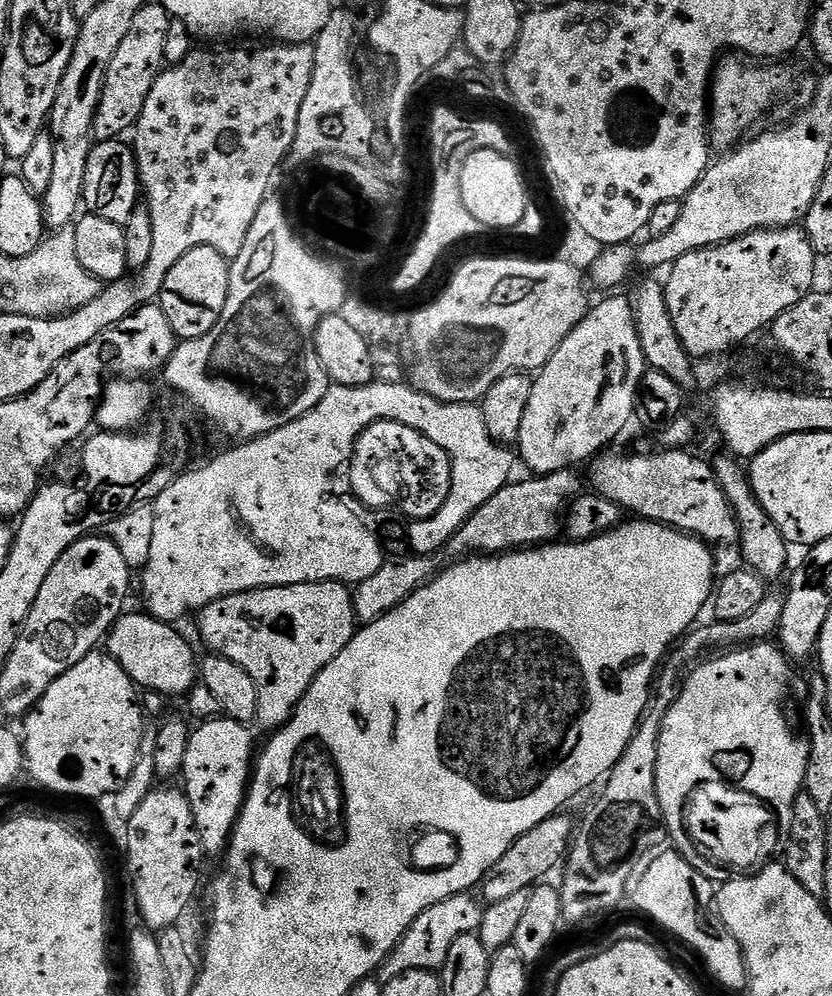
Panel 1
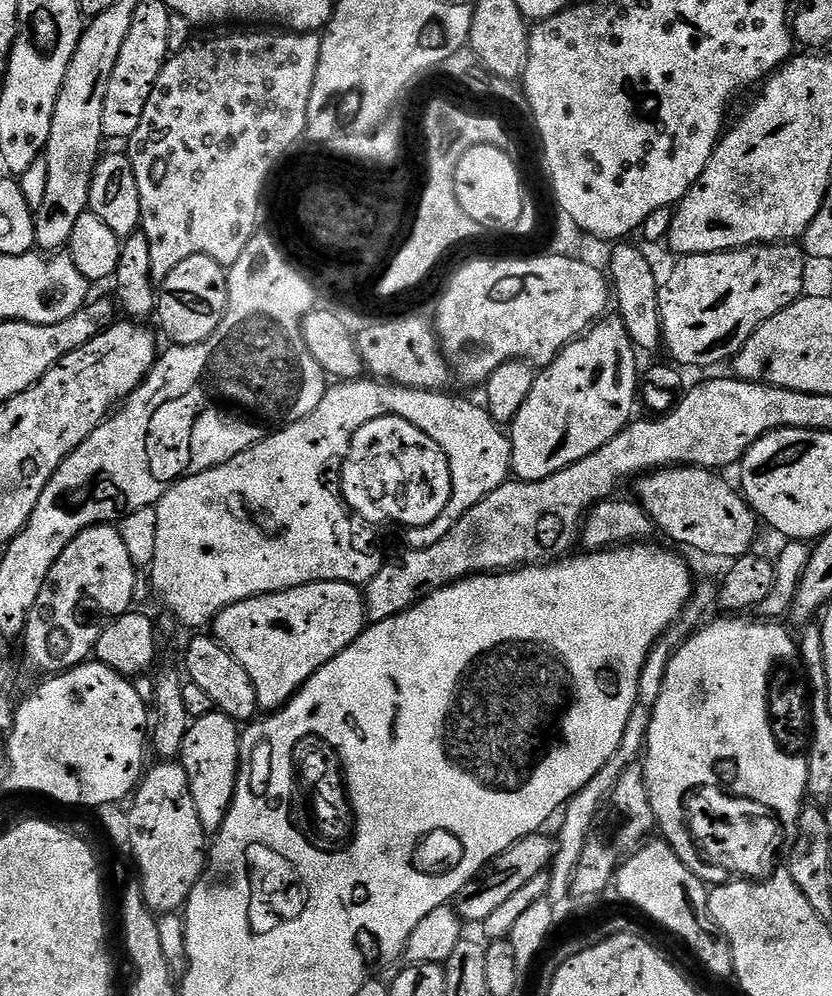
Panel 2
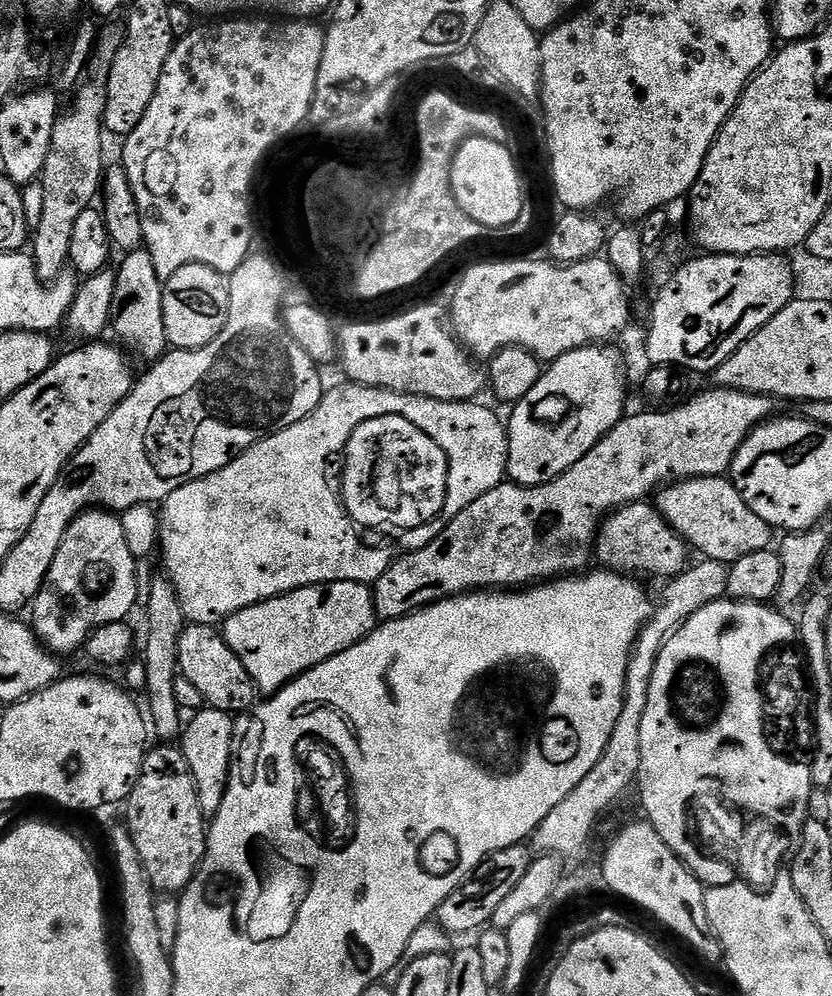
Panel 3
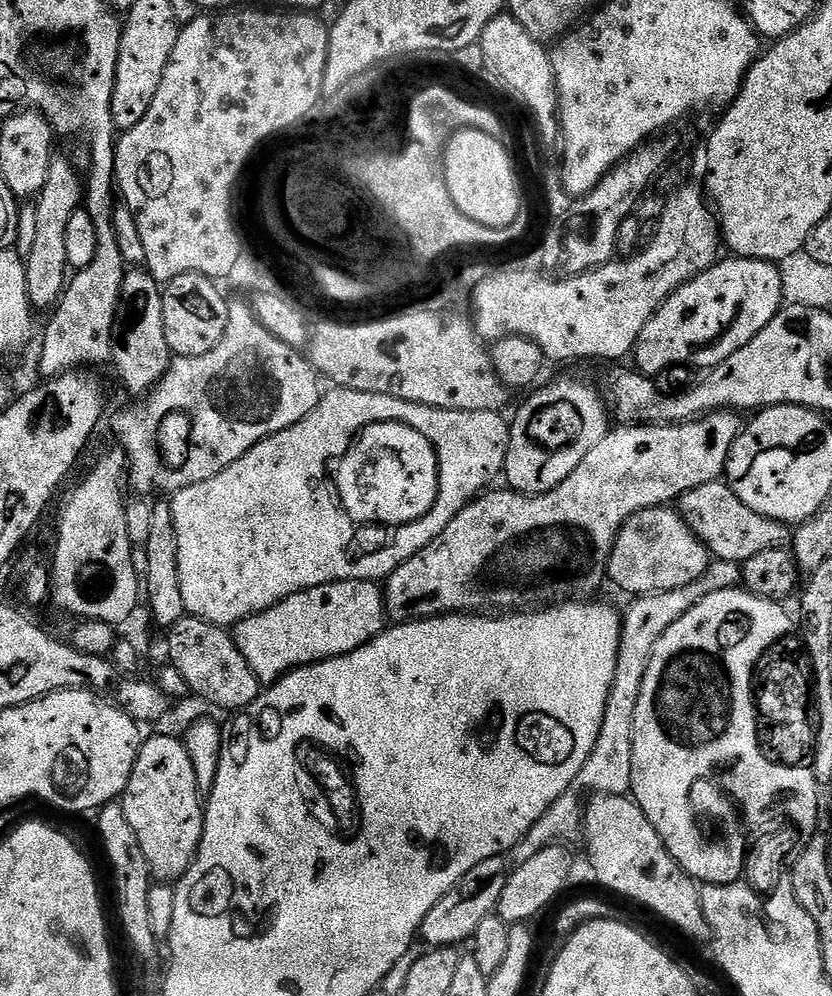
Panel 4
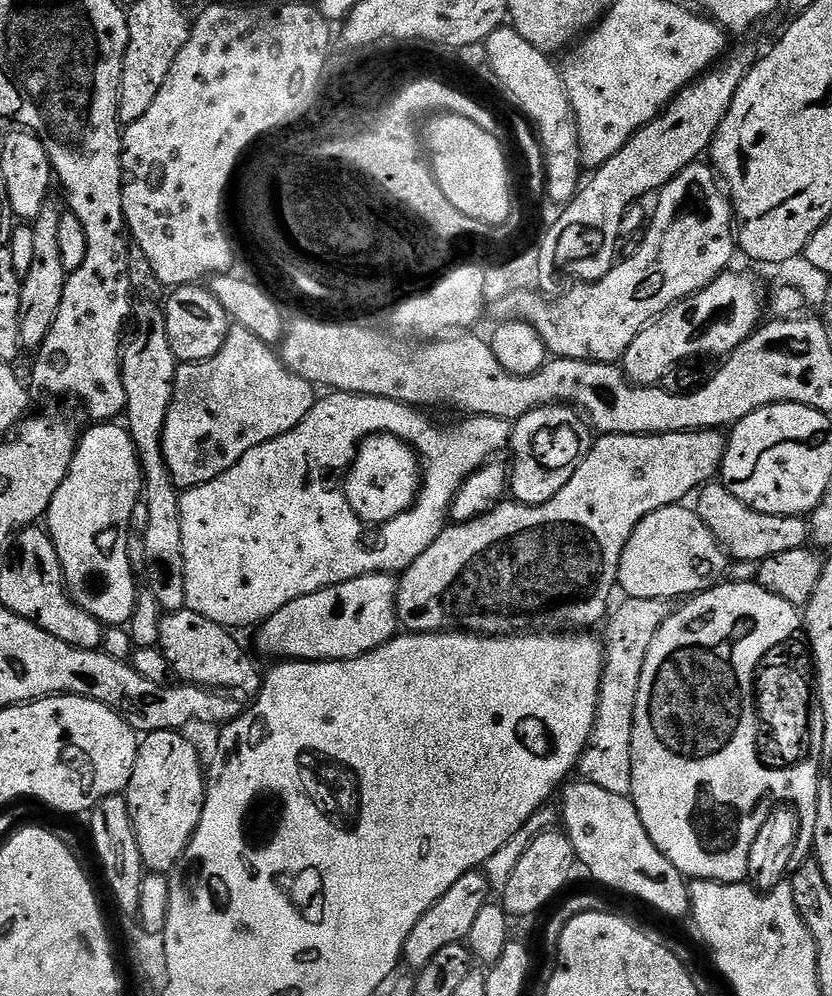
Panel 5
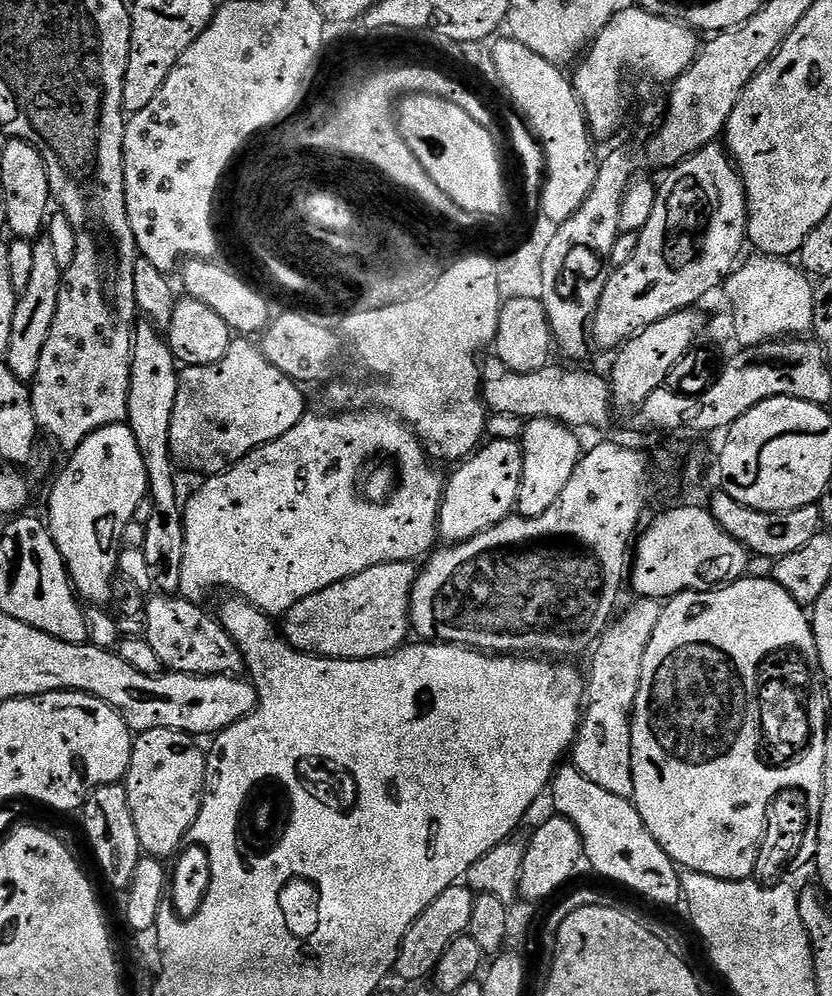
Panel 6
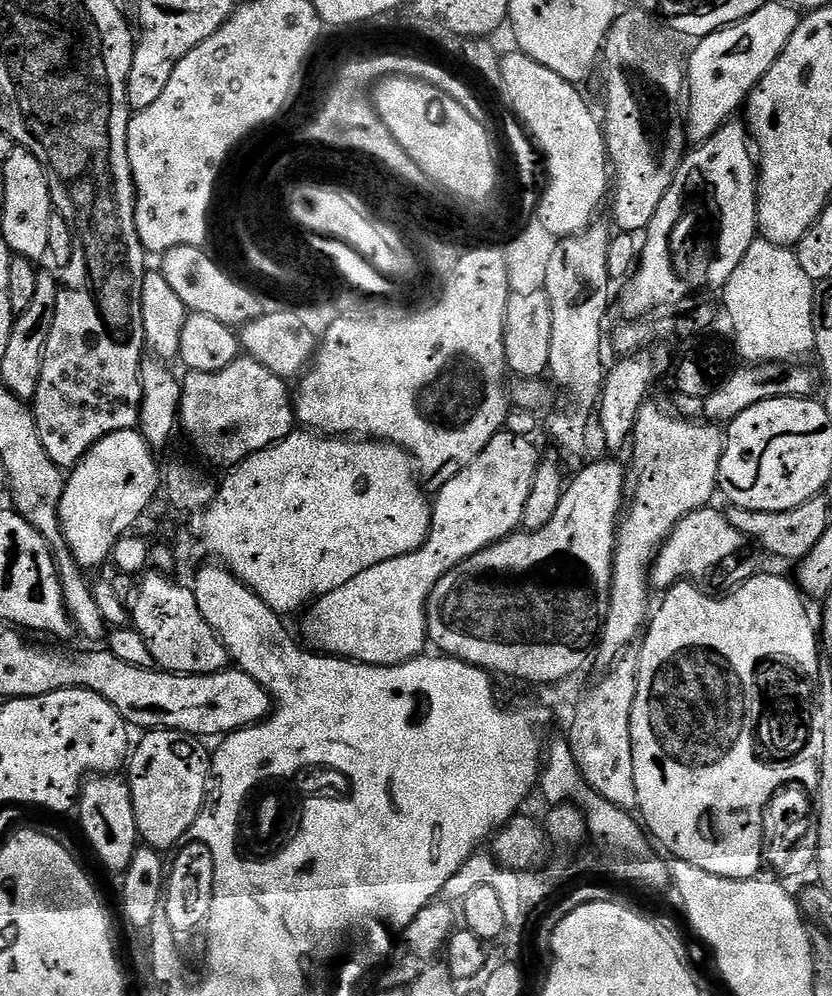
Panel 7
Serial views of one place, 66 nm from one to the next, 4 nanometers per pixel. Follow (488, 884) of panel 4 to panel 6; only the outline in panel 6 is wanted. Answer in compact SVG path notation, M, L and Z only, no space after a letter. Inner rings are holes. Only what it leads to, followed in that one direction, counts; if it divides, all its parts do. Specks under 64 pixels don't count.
M463 883L451 884L445 892L438 894L426 910L406 930L396 952L394 965L395 975L400 975L404 980L424 980L436 971L436 964L440 955L451 946L459 936L465 935L470 926L470 910L474 893L471 888Z

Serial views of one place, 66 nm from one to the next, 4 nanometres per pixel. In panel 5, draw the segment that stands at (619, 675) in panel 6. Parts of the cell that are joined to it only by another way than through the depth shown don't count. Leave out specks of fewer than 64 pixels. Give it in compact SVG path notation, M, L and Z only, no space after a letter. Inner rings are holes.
M624 598L607 617L608 633L602 636L604 669L600 683L600 697L596 721L588 739L588 746L580 755L578 772L591 784L610 790L610 794L632 795L632 735L634 710L638 702L638 682L642 682L642 666L646 650L654 642L654 634L662 630L666 618L674 608L669 601L658 598Z

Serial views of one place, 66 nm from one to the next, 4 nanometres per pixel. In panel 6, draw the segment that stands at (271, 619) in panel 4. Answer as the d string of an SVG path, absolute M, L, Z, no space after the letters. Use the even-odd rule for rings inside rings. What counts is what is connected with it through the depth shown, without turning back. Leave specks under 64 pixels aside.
M390 562L382 566L370 566L370 570L362 570L362 574L354 574L334 586L326 586L326 590L318 590L318 594L302 598L302 602L284 613L282 635L299 652L329 660L369 660L389 656L397 648L403 648L410 636L408 607L417 571L415 563Z

